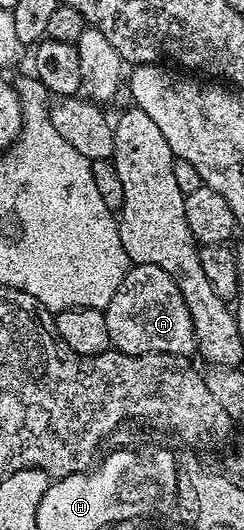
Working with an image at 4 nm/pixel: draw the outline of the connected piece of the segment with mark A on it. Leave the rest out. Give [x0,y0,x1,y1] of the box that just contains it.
[103,264,196,356]

